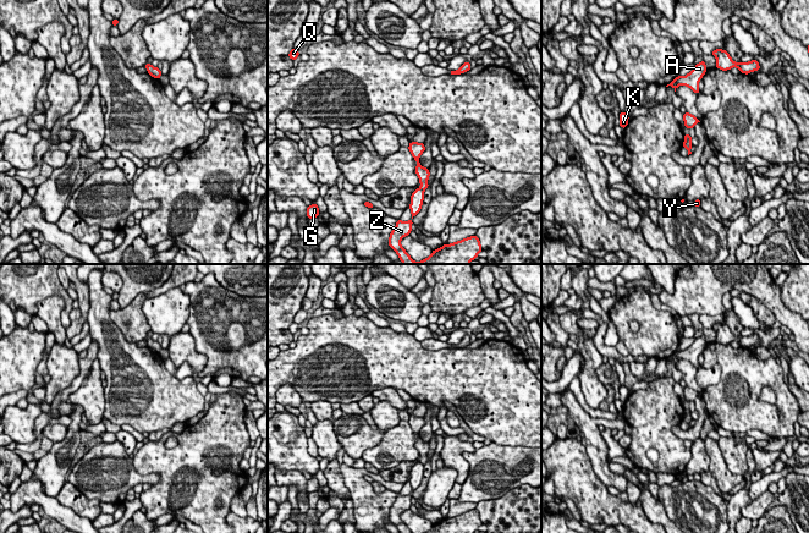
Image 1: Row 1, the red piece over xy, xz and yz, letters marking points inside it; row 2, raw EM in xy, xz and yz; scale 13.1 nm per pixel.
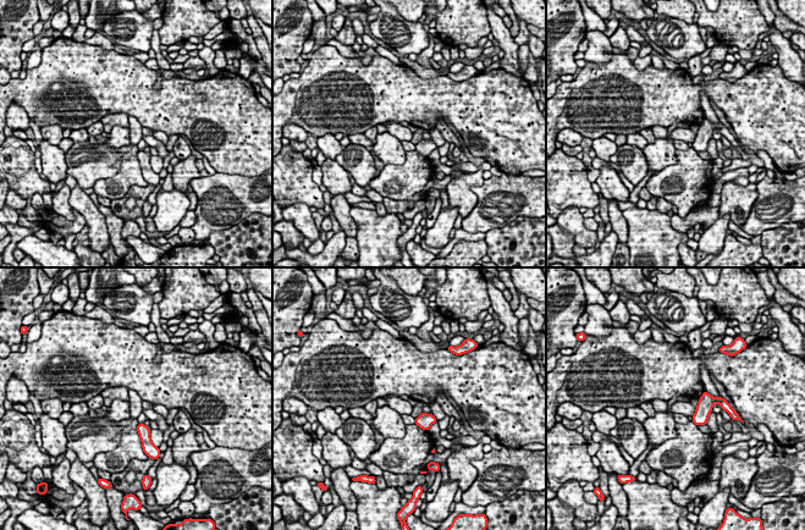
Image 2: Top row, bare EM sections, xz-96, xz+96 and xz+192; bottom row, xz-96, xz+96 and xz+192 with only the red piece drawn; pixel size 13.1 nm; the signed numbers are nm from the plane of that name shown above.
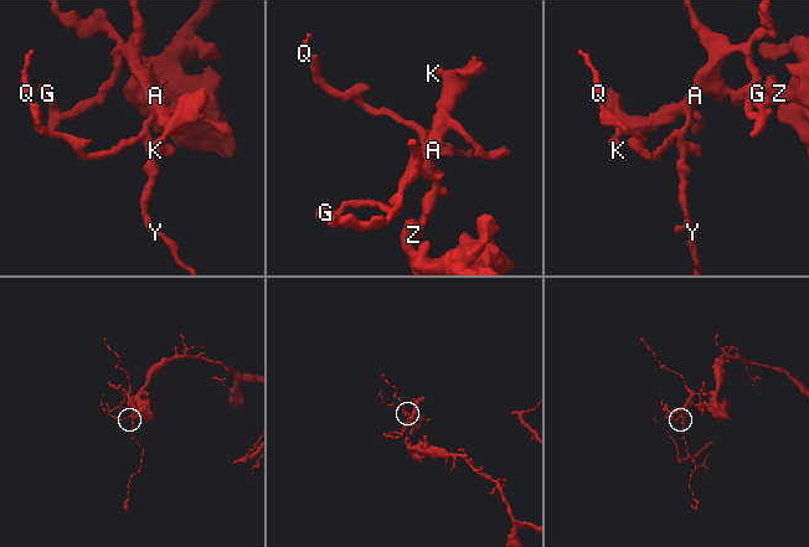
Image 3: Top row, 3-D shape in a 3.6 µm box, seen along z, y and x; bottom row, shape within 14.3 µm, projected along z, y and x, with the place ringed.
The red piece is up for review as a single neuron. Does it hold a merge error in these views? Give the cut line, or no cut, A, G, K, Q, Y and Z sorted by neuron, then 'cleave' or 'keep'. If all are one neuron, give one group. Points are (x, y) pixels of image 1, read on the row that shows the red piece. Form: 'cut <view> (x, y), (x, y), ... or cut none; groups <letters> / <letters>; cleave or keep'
cut yz (739, 64), (741, 69); groups A G K Q Y / Z; cleave

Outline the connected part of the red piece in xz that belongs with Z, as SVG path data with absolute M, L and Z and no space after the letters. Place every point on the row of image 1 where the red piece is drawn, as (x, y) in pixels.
M412 219L409 221L397 220L390 233L389 246L397 253L403 264L469 264L483 251L477 236L461 240L451 244L444 244L422 262L414 262L401 246L401 240L412 231Z

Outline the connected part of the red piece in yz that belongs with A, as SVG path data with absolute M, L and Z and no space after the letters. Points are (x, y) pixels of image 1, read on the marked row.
M703 60L701 62L697 64L694 68L686 76L676 77L670 84L666 87L671 86L675 92L678 86L687 86L689 87L695 94L699 94L699 81L703 78L704 73L706 72L706 65L705 61Z

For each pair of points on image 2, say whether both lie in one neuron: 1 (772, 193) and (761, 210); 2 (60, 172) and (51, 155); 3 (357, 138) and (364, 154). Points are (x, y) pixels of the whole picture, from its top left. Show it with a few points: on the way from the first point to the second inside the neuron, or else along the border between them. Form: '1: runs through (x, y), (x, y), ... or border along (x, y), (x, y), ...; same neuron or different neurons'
1: runs through (772, 197), (764, 206); same neuron
2: runs through (56, 169), (53, 159); same neuron
3: border along (351, 142), (369, 149); different neurons

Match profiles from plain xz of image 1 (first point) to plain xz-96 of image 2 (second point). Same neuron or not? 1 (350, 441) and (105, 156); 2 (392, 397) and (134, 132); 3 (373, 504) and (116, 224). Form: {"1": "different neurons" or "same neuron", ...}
{"1": "same neuron", "2": "different neurons", "3": "different neurons"}

